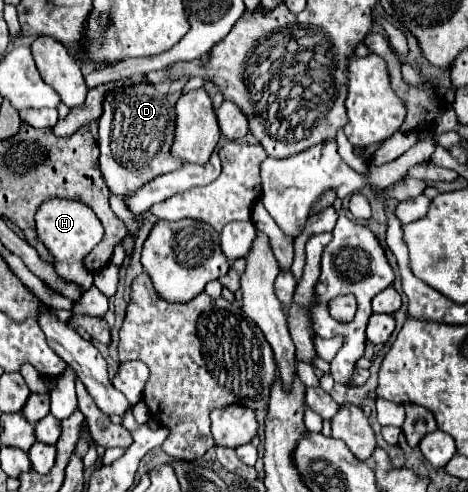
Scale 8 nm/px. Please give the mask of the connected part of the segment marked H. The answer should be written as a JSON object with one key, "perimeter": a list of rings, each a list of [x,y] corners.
{"perimeter":[[[54,198],[40,206],[40,210],[36,214],[36,230],[38,230],[38,238],[46,244],[46,248],[54,256],[56,272],[62,274],[62,278],[76,282],[80,288],[88,290],[92,286],[92,274],[84,268],[82,258],[86,254],[90,254],[90,250],[104,236],[104,228],[100,224],[100,220],[96,218],[96,214],[82,202]]]}

